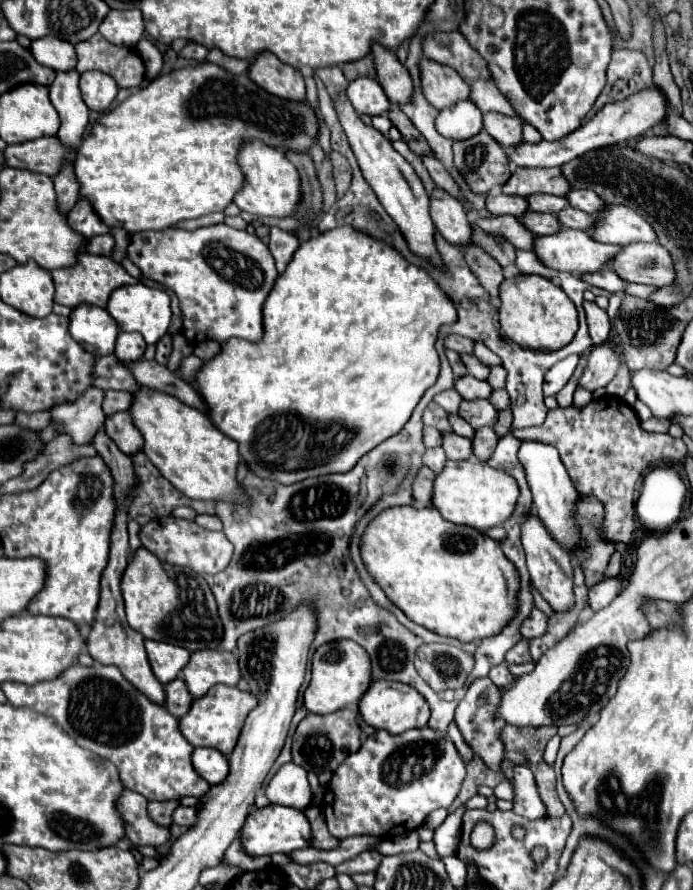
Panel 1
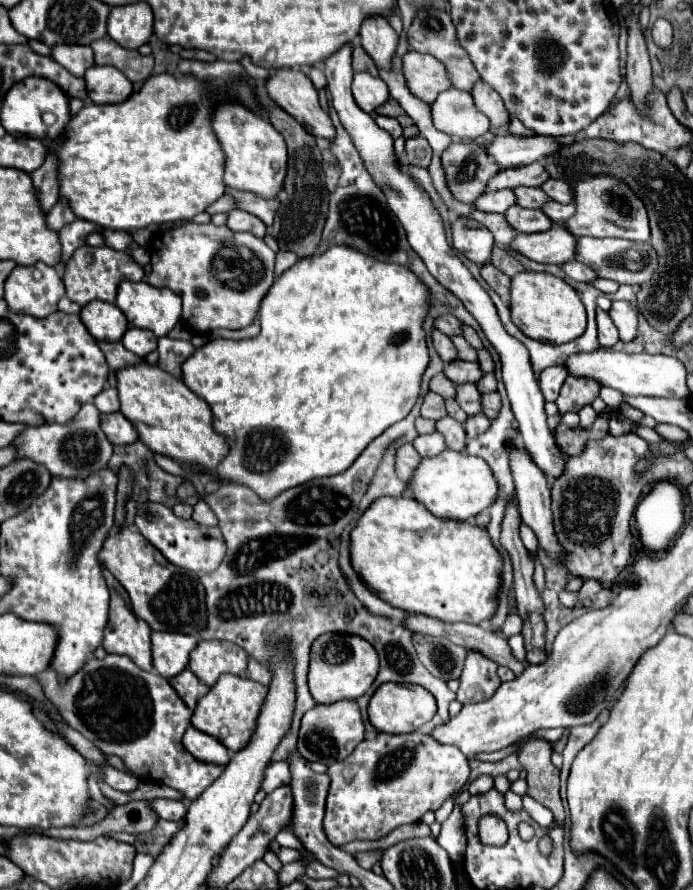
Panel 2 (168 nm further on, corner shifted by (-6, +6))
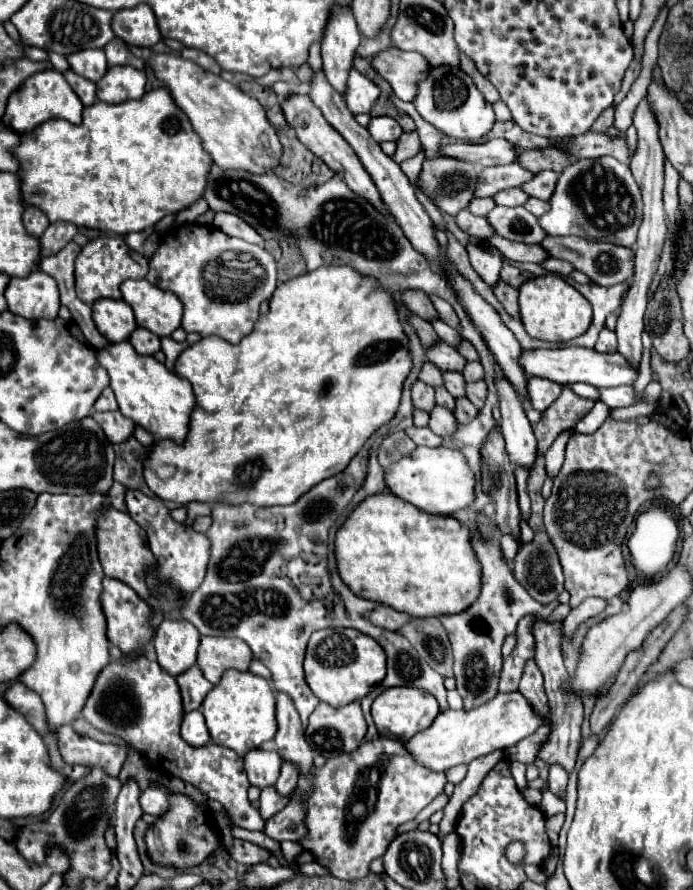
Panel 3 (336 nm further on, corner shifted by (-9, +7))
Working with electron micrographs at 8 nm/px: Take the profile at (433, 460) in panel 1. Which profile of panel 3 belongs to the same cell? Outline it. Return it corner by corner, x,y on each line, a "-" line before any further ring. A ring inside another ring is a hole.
407,428
405,430
409,434
409,438
417,444
417,446
429,446
429,448
437,448
443,444
443,438
437,436
435,432
431,432
431,428

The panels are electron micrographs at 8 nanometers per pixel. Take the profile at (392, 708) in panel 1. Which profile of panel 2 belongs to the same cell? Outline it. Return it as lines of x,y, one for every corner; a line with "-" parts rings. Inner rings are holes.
384,683
376,689
368,705
370,723
384,733
412,733
436,715
436,699
424,689
414,685
414,689
400,683

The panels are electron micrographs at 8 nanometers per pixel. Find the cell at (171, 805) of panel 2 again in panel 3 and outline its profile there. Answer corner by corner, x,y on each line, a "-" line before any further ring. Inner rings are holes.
147,788
141,796
139,796
139,802
141,802
141,808
145,814
153,814
153,816
159,816
163,812
169,810
169,802
167,802
167,794
159,788

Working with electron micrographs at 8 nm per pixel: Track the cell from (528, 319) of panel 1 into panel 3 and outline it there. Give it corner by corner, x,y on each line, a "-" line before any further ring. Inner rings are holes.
545,274
529,278
519,288
519,316
529,336
547,342
569,342
587,332
591,324
591,304
561,276

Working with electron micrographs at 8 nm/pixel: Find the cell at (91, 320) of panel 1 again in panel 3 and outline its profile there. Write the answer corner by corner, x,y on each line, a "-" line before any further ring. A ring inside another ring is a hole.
97,300
93,304
93,320
109,342
123,342
137,328
133,310
123,300

